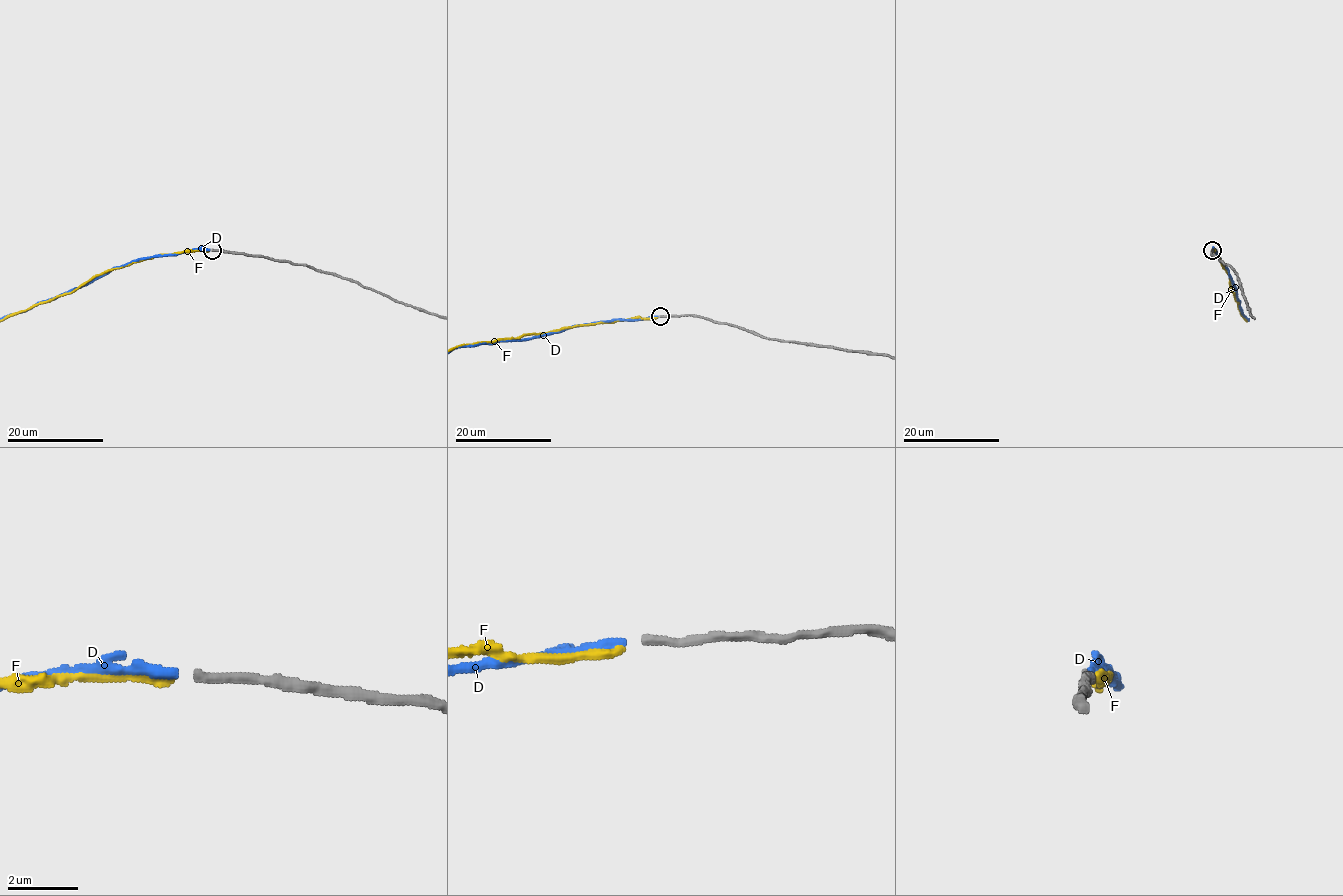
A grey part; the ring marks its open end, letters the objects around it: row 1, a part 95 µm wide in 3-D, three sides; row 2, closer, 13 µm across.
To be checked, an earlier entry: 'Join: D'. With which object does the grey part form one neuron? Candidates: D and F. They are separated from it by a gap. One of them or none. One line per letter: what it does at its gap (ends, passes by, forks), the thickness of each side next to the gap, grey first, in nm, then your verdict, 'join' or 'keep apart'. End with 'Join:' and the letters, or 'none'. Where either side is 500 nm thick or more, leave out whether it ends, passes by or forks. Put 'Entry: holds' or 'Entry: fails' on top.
Entry: holds
D: it ends; calibres 260 and 280 nm; join
F: it ends; calibres 260 and 300 nm; keep apart
Join: D

